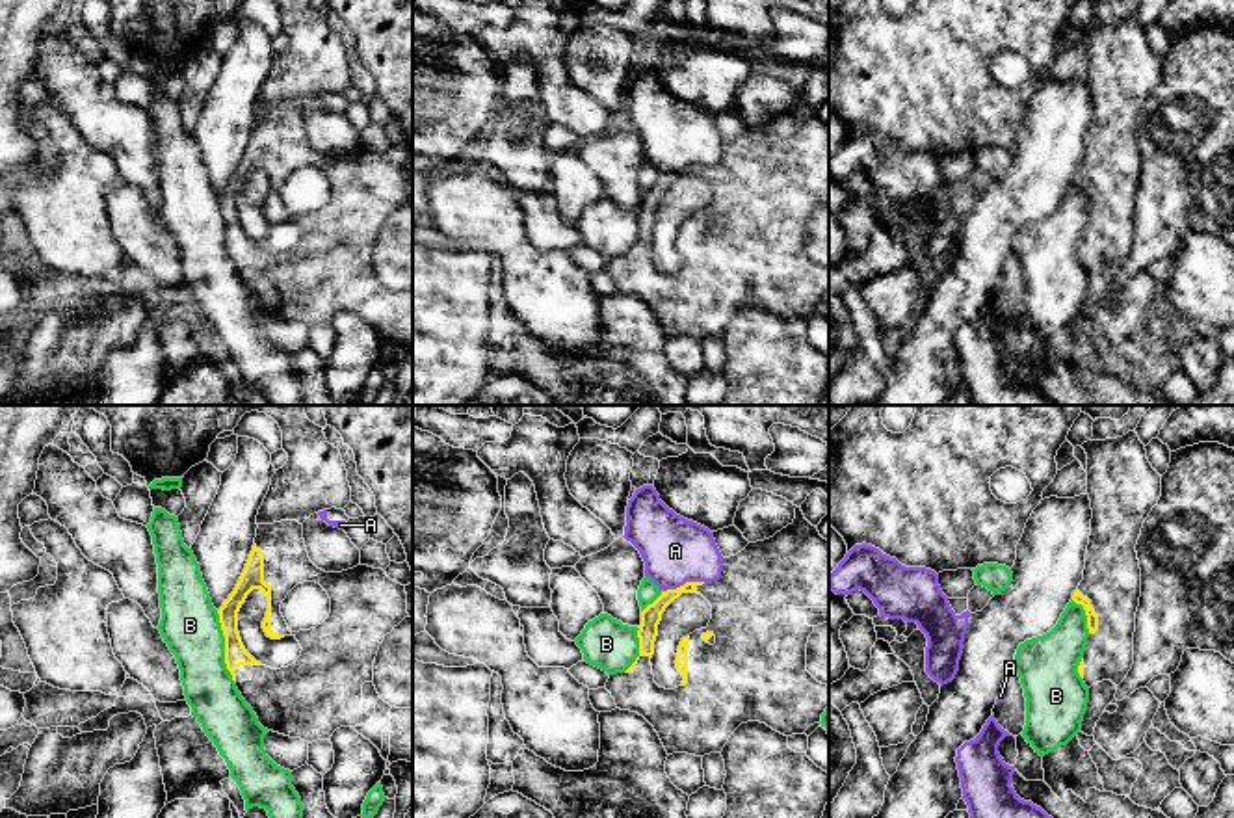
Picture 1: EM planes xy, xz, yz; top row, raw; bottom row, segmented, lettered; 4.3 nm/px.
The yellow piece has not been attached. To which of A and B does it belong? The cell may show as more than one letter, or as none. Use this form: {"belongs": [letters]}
{"belongs": []}

